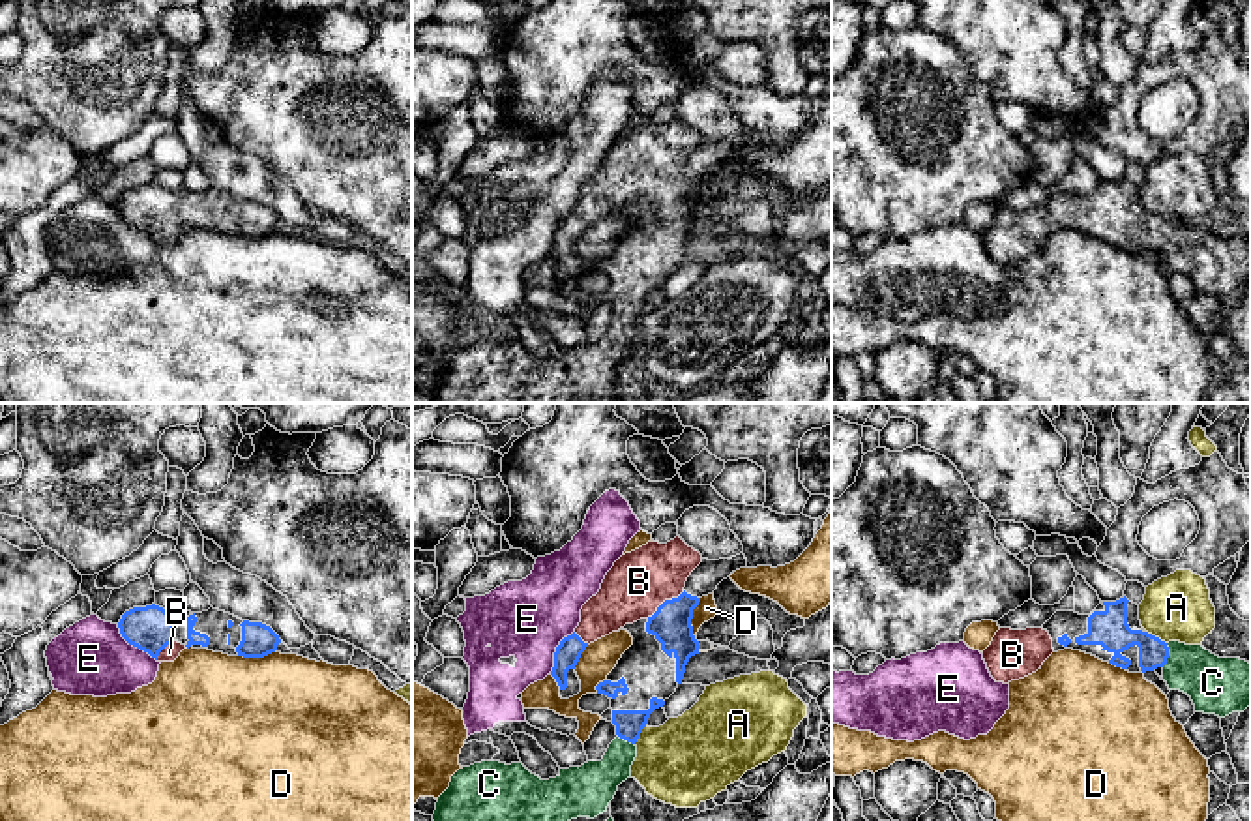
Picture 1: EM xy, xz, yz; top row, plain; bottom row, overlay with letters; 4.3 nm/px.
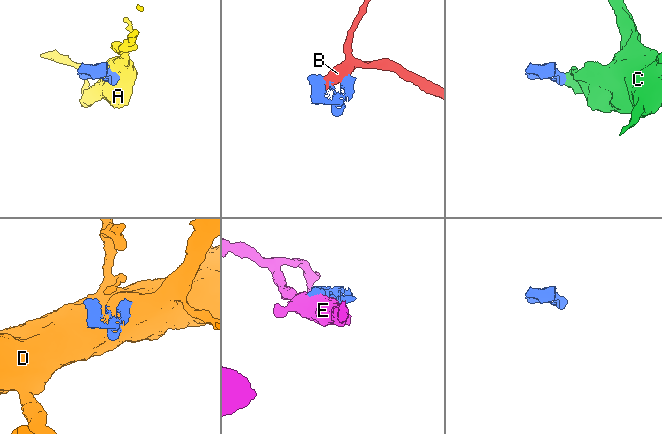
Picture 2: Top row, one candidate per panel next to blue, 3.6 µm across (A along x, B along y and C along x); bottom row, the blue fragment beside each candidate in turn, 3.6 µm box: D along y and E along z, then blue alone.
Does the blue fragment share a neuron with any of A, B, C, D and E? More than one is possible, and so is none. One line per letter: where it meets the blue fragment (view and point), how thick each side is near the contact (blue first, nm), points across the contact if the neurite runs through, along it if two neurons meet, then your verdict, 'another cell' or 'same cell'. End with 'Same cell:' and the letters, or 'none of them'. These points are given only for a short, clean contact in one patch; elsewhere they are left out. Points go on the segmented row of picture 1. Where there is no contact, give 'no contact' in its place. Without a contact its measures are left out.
A: meets blue in yz at (1154, 636); 160 nm thick on the blue side, 280 nm on the other; border along yz (1147, 630), (1165, 643); another cell
B: meets blue in xz at (665, 600); 170 nm thick on the blue side, 260 nm on the other; same cell
C: meets blue in yz at (1167, 655); 150 nm thick on the blue side, 240 nm on the other; runs through yz (1113, 634), (1141, 638), (1167, 655), (1216, 685); same cell
D: meets blue in xz at (691, 617); 170 nm thick on the blue side, 90 nm on the other; another cell
E: meets blue in xy at (133, 645); 200 nm thick on the blue side, 320 nm on the other; border along xy (117, 625), (130, 643), (147, 651), (156, 660); another cell
Same cell: B, C

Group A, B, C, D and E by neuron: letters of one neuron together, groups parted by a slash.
A / B C / D / E

